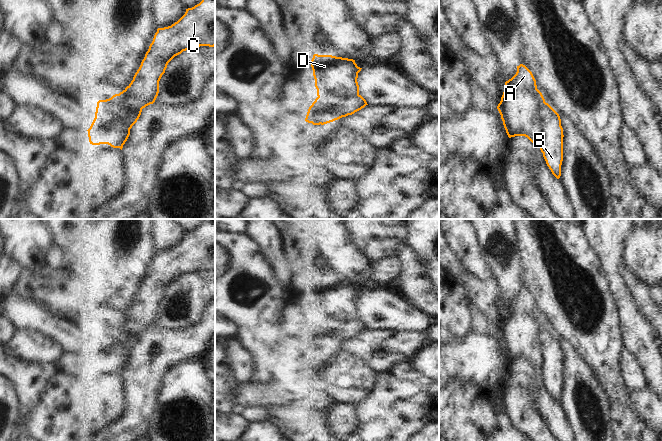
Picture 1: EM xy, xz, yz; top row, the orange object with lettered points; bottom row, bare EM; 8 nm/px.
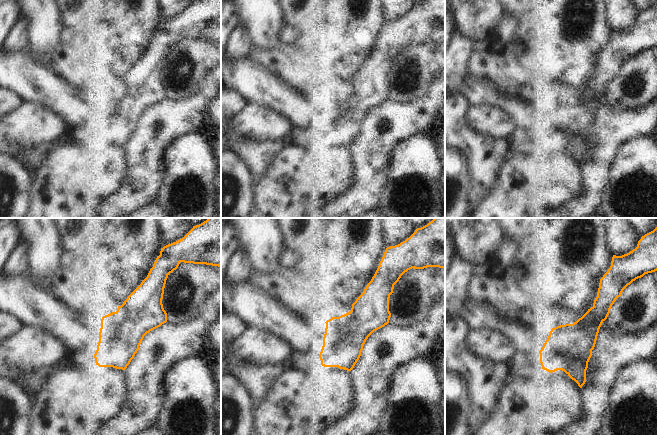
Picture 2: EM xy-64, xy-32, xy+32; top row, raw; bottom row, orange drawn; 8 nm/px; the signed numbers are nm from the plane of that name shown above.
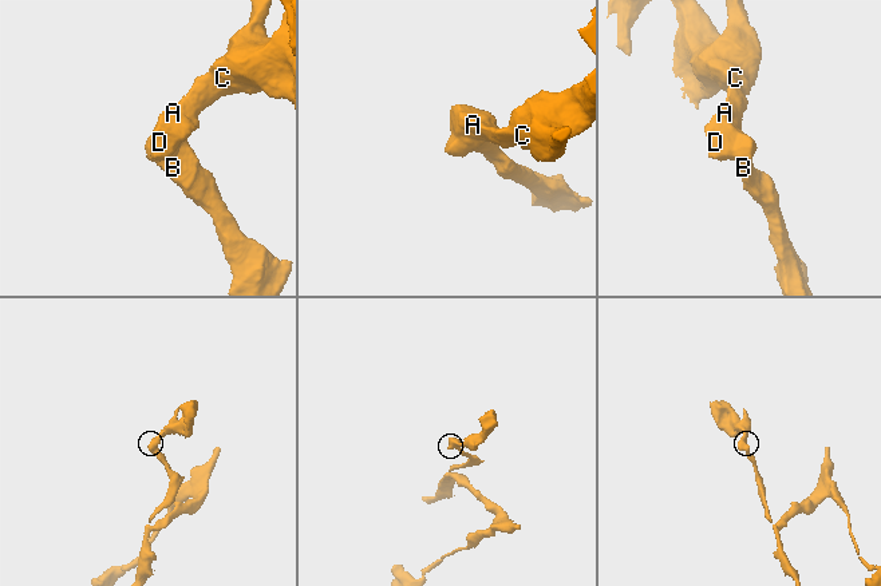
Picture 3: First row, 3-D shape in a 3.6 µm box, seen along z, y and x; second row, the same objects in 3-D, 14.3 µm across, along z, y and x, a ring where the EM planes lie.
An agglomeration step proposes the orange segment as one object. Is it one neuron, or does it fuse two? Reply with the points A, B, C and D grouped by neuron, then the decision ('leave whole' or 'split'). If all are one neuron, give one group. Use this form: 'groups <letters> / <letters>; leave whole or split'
groups A C D / B; split

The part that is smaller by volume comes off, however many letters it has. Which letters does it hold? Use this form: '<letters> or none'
A, C, D

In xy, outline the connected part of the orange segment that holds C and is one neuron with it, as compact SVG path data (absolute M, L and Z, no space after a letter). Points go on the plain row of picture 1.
M205 219L202 225L192 232L186 233L185 238L174 248L164 252L158 252L153 265L145 278L144 283L131 307L119 318L106 324L97 326L94 346L100 355L99 368L108 368L113 372L122 372L130 359L130 351L120 346L120 341L109 340L103 336L102 329L113 327L126 330L130 333L127 343L137 334L153 328L159 317L159 305L165 297L168 287L183 275L198 272L200 270L215 270L215 219Z

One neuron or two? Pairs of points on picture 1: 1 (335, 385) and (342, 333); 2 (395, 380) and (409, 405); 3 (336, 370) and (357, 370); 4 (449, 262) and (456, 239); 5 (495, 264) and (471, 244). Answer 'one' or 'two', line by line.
1: two
2: one
3: one
4: two
5: two

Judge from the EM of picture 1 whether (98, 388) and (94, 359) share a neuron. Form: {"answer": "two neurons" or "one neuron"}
{"answer": "two neurons"}

